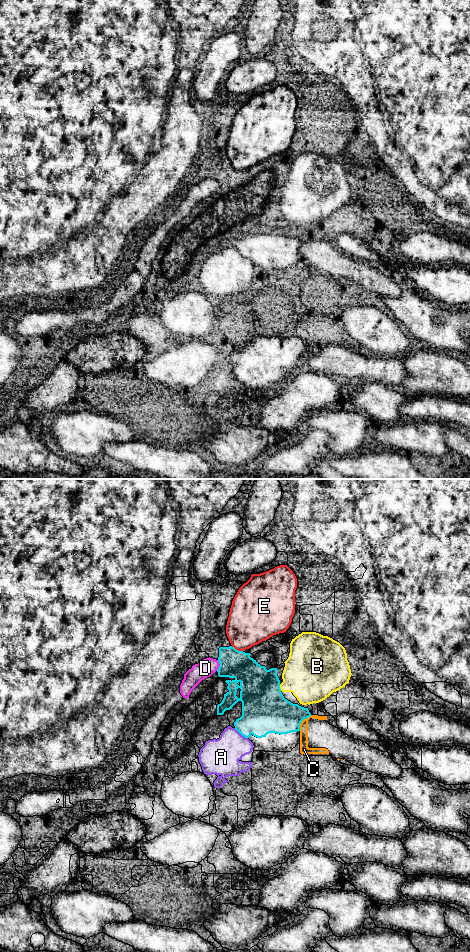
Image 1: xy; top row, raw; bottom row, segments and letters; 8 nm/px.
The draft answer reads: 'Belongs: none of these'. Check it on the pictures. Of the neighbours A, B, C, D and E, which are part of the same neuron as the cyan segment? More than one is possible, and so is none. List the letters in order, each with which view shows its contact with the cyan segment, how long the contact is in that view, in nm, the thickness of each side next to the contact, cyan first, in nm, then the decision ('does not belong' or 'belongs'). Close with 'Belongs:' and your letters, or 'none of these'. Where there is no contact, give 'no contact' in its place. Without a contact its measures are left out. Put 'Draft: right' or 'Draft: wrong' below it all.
A: xy | 140 nm | 340/280 nm | does not belong
B: xy | 60 nm | 360/380 nm | does not belong
C: xy | 160 nm | 320/80 nm | does not belong
D: xy | 90 nm | 220/150 nm | does not belong
E: xy | 100 nm | 220/360 nm | does not belong
Belongs: none of these
Draft: right

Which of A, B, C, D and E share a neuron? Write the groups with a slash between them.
A / B / C / D / E

